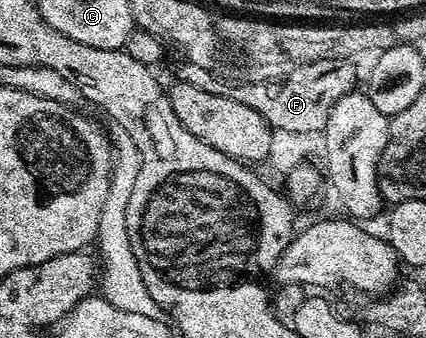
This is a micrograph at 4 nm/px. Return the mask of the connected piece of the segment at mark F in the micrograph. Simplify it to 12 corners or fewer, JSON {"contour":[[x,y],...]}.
{"contour":[[353,61],[305,62],[234,84],[275,131],[325,131],[355,89]]}

